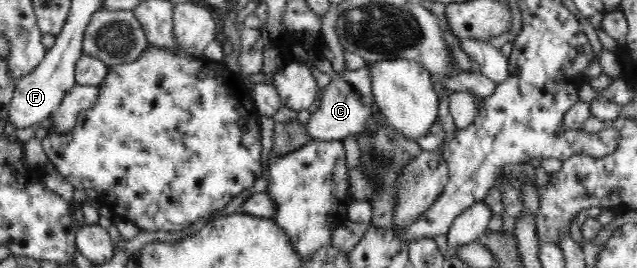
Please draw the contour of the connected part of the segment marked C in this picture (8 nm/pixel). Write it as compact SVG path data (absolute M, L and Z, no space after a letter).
M322 52L314 54L312 60L314 66L330 76L330 83L325 87L322 98L320 99L320 106L316 112L311 114L311 117L305 124L306 132L314 141L342 141L346 136L356 135L358 132L362 132L368 119L372 119L373 112L370 101L366 101L362 94L356 93L352 86L342 79L339 73L333 70L330 60L323 56Z

